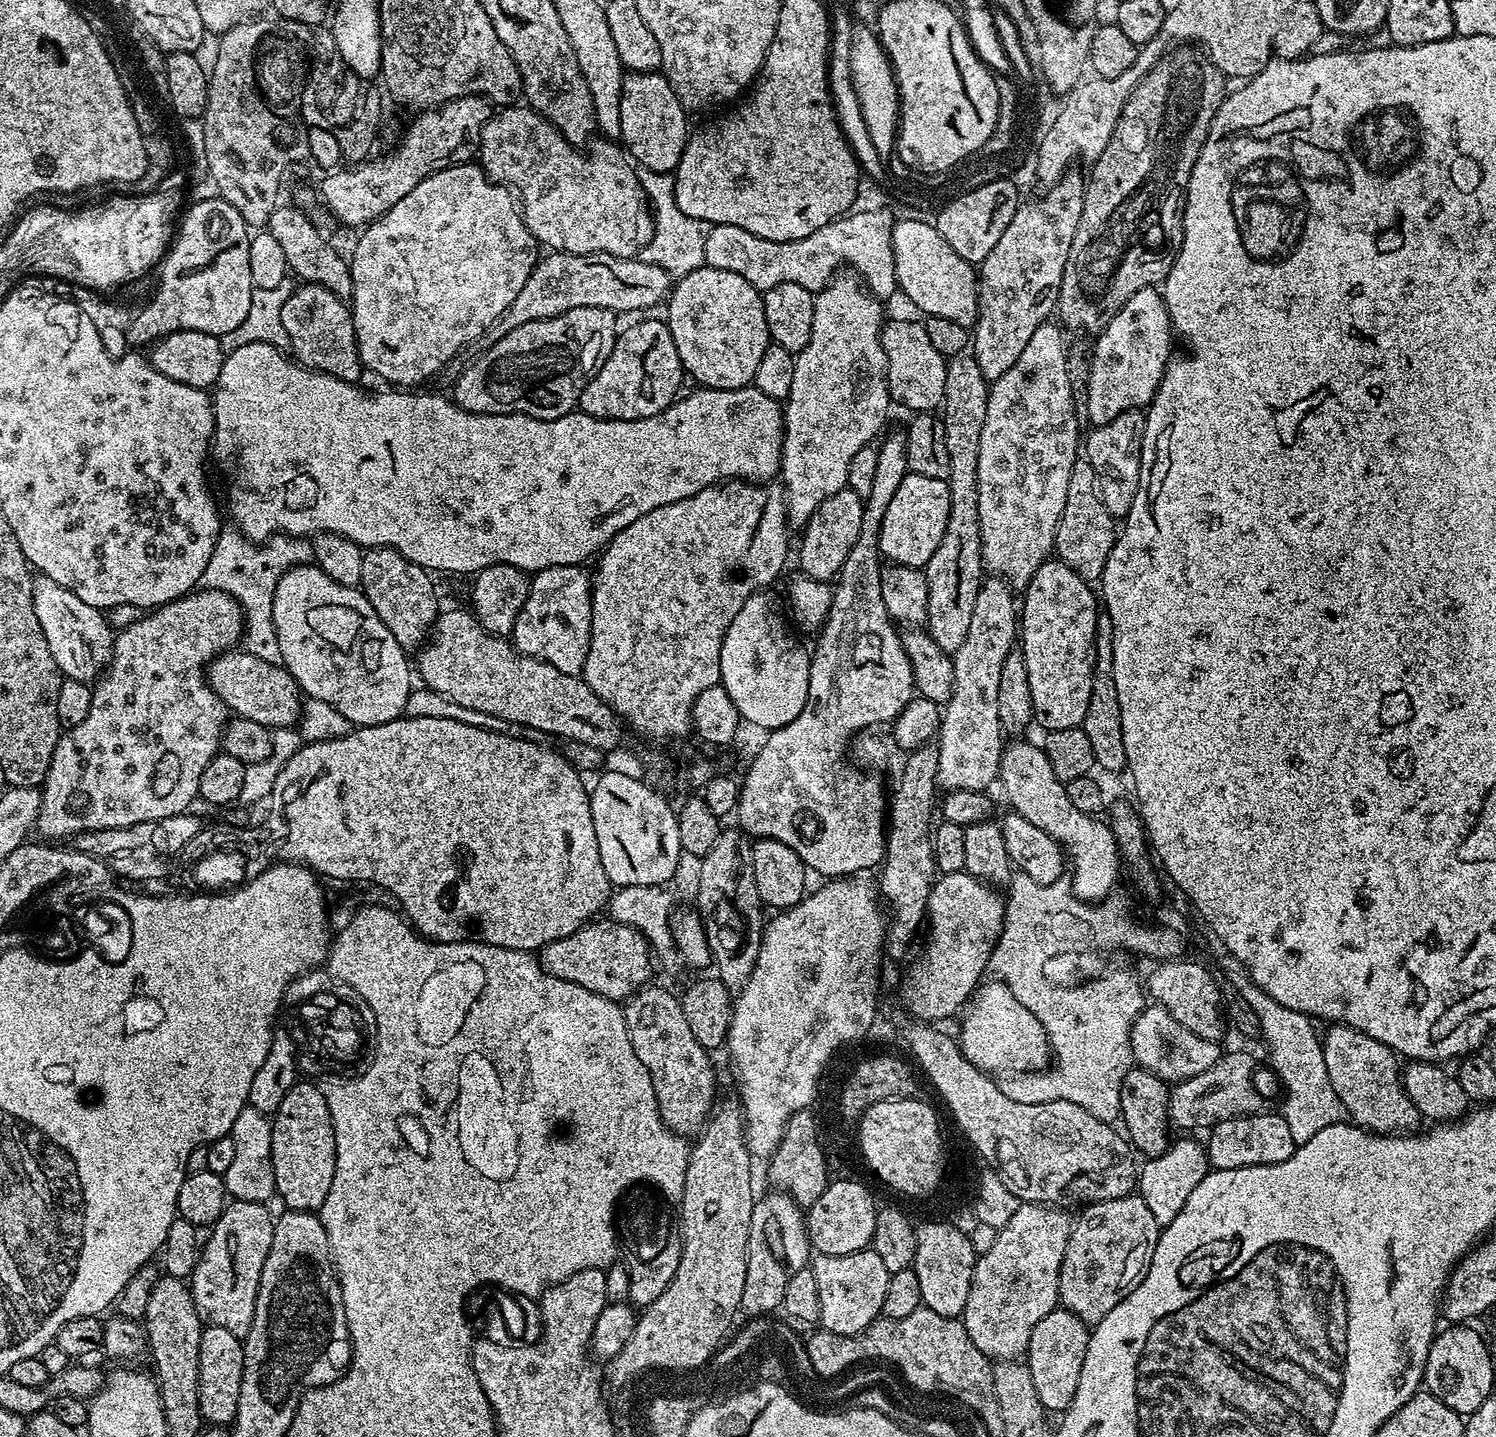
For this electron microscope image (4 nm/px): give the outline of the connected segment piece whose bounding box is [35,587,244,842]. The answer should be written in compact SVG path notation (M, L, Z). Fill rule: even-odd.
M201 587L187 595L180 596L174 602L164 604L161 608L151 609L147 614L141 615L130 626L119 629L115 633L113 642L112 661L106 669L108 680L101 679L92 690L92 705L90 714L86 714L83 722L78 726L61 731L58 746L54 748L54 758L50 758L50 770L46 774L40 793L40 813L36 819L35 831L41 832L41 837L52 842L64 842L82 832L97 832L98 830L110 830L111 828L129 828L138 822L150 822L158 818L170 818L179 812L188 812L191 809L192 799L195 801L200 795L198 782L202 778L202 770L210 766L210 762L221 751L224 739L224 728L230 719L230 710L218 698L218 694L212 691L212 685L208 683L206 669L216 657L223 652L235 649L236 644L241 643L244 636L244 612L240 609L240 603L230 594L226 594L217 588Z

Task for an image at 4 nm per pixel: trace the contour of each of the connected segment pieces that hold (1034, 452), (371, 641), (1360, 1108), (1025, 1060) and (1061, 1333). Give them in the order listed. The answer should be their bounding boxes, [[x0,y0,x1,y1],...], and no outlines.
[[977,323,1082,590],[274,563,414,726],[1323,1024,1421,1134],[958,978,1049,1074],[1026,1306,1090,1414]]

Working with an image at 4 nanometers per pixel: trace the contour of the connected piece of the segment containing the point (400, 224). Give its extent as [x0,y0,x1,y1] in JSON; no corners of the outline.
[350,162,538,390]

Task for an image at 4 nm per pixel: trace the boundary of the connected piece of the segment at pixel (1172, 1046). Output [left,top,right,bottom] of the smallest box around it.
[1132,1006,1222,1082]

